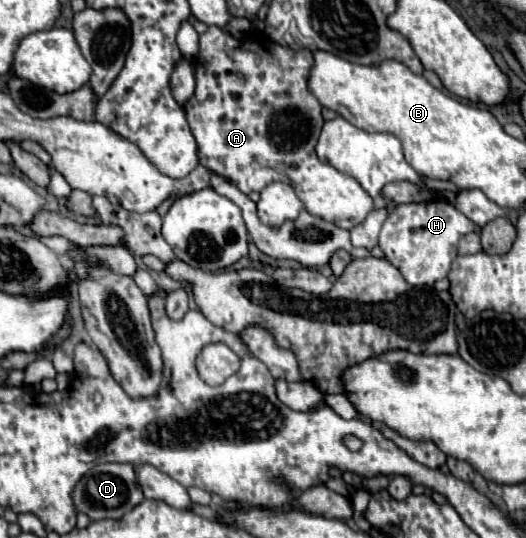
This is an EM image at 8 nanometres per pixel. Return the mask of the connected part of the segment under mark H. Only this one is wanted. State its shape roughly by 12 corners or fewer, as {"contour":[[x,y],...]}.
{"contour":[[447,201],[397,205],[379,247],[407,283],[447,277],[479,227]]}

